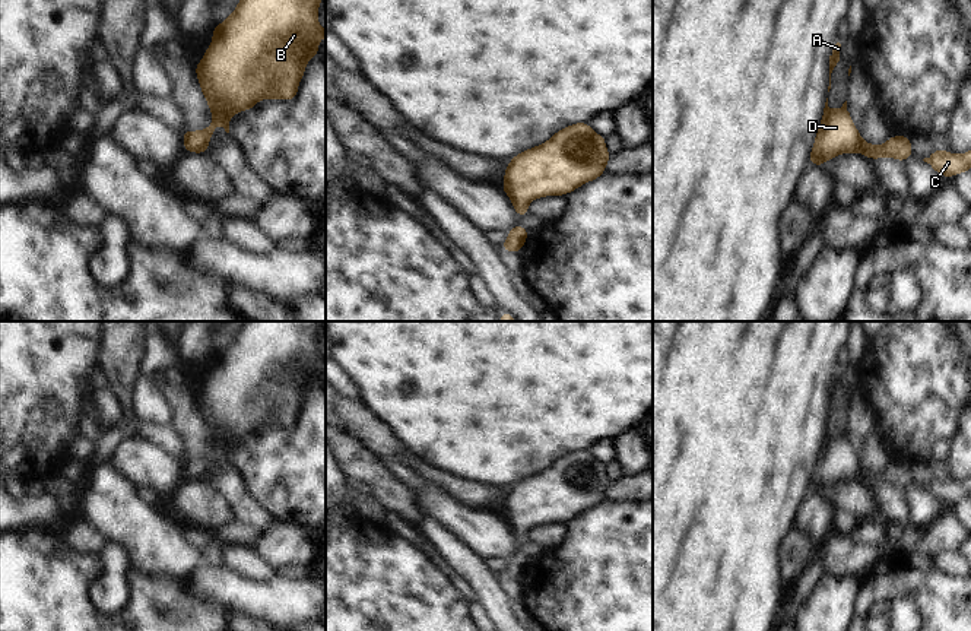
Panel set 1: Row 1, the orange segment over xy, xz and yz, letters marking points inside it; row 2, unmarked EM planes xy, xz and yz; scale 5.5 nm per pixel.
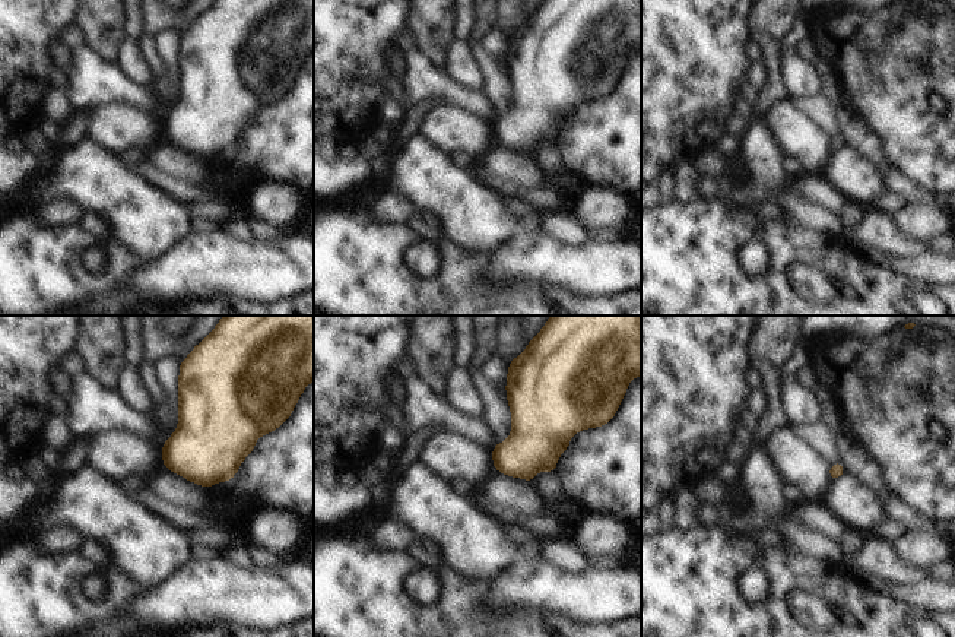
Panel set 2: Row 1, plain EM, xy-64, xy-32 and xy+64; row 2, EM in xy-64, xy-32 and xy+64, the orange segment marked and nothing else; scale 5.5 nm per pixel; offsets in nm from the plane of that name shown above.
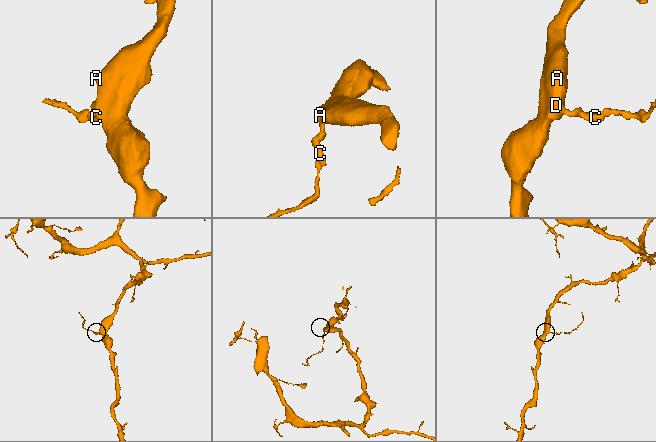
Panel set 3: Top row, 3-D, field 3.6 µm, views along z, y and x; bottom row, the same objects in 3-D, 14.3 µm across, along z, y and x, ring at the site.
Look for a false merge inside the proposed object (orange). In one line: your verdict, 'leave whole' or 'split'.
leave whole

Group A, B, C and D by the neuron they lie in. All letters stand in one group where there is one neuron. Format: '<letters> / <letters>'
A B C D

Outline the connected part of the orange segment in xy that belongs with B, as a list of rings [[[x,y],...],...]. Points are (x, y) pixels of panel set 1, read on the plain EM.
[[[244,321],[234,339],[213,353],[212,370],[194,394],[213,448],[203,459],[185,456],[184,478],[207,482],[218,451],[229,460],[229,445],[244,437],[251,440],[258,428],[296,425],[308,387],[320,381],[317,370],[326,365],[318,351],[320,332],[321,321]]]

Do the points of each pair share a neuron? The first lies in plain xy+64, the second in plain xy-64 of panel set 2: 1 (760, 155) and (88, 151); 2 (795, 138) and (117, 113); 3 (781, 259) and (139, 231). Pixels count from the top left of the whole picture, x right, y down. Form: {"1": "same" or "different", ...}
{"1": "same", "2": "same", "3": "different"}

